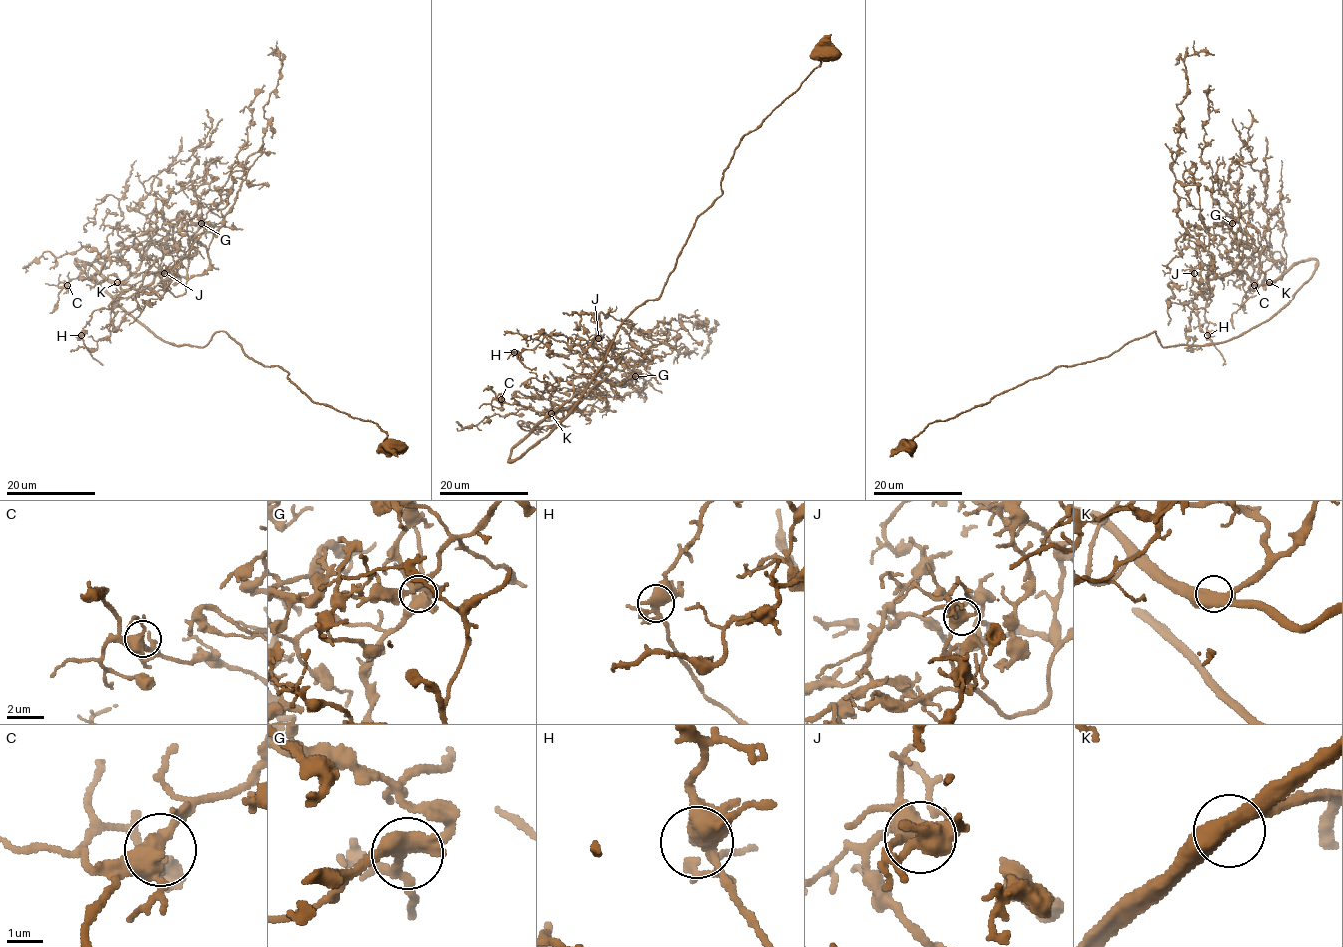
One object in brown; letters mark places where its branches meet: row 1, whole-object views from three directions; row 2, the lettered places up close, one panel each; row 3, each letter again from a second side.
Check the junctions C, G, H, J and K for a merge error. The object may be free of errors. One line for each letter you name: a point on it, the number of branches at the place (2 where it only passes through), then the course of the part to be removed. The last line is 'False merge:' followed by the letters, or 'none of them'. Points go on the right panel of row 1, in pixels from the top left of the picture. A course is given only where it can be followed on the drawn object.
False merge: none of them

